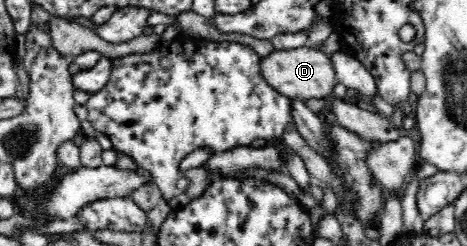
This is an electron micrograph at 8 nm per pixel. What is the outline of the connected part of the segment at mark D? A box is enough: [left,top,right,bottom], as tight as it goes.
[260,45,338,100]

